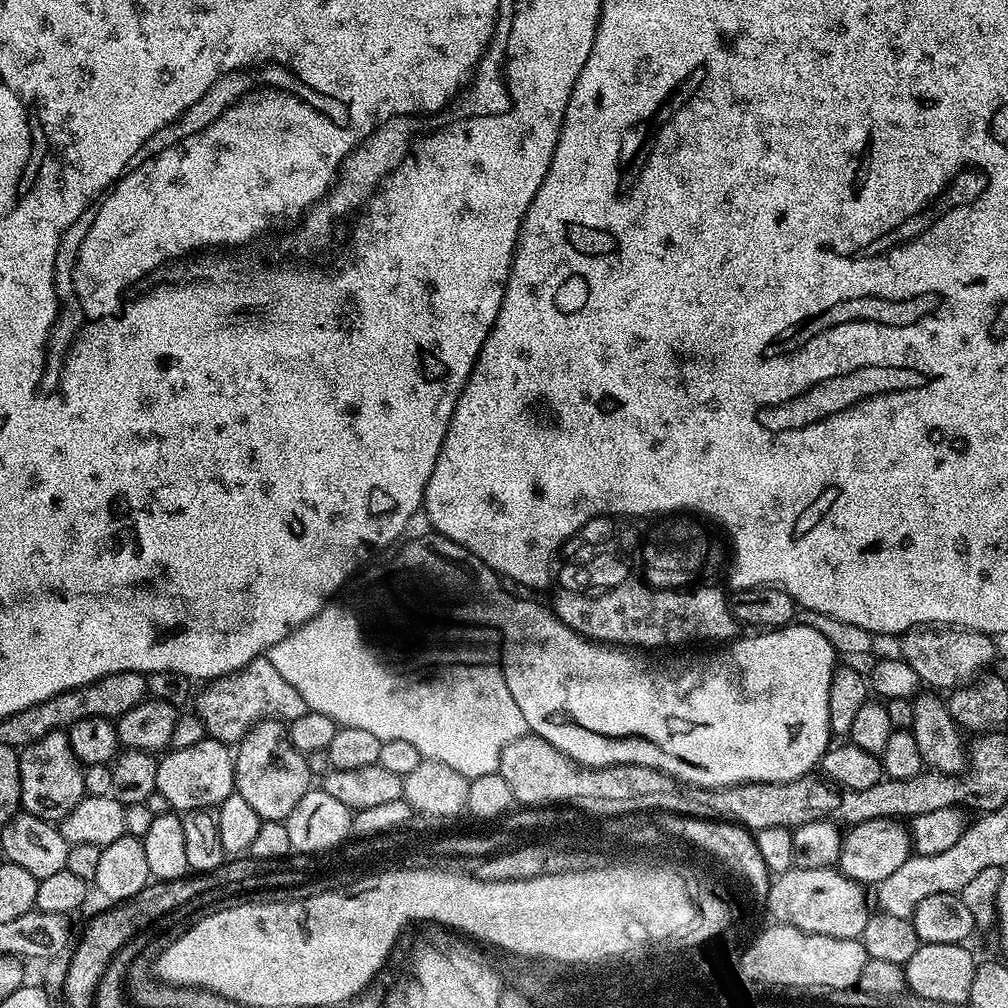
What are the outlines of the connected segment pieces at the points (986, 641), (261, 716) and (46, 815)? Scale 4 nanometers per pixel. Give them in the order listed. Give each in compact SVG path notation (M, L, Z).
M956 626L929 627L927 630L905 632L899 637L899 655L918 674L918 678L932 690L963 688L972 683L992 664L997 641L984 632L969 632Z
M267 655L254 658L244 668L231 672L229 676L219 676L217 680L205 683L200 697L195 697L194 711L202 718L204 731L211 739L220 740L223 744L235 746L244 735L258 722L279 720L291 722L302 718L308 707L302 702L298 690L274 670Z
M67 731L51 732L38 742L28 744L19 753L20 758L20 807L34 818L61 822L86 796L84 769L70 746Z

